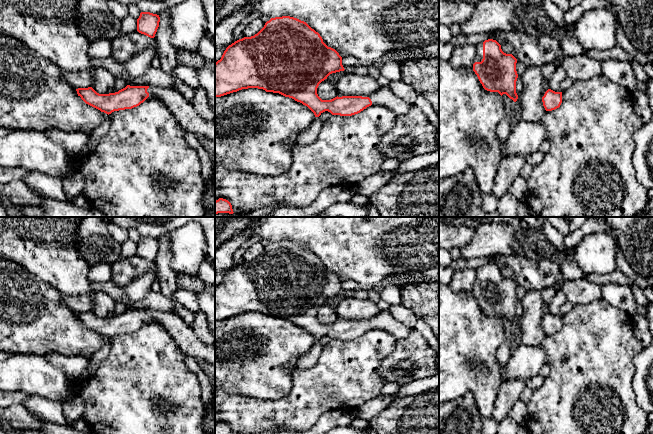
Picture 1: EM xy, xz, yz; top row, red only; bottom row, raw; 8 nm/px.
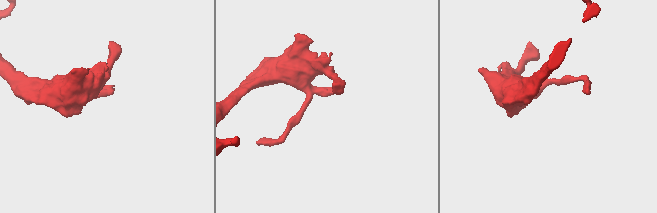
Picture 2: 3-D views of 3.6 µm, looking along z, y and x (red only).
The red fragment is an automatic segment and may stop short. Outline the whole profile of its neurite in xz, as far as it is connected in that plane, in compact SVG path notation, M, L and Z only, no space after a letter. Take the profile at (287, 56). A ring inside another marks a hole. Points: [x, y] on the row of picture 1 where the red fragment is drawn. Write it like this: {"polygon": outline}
{"polygon": "M290 16L271 18L254 36L244 37L229 45L215 63L215 97L242 89L258 88L279 93L307 106L319 117L328 111L332 115L352 116L371 105L382 105L397 115L408 112L411 104L396 96L389 85L363 96L342 96L322 100L317 94L319 84L336 72L344 71L342 57L328 47L318 32L306 22Z"}

